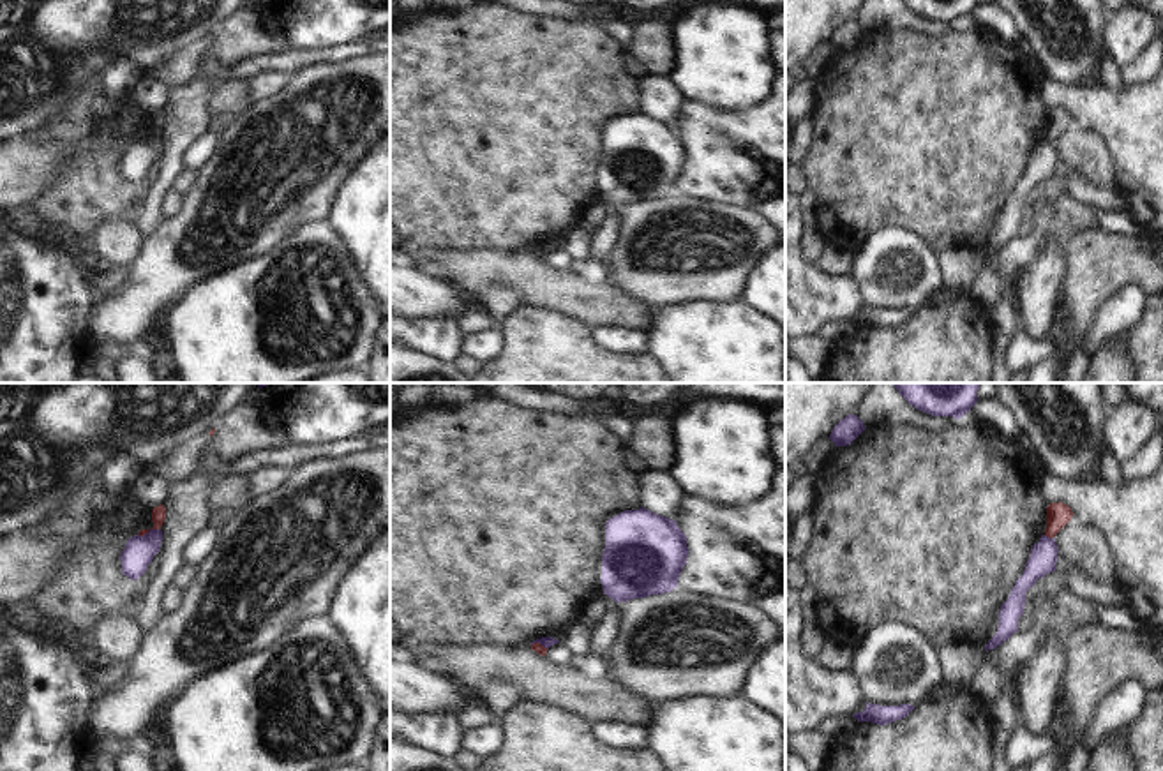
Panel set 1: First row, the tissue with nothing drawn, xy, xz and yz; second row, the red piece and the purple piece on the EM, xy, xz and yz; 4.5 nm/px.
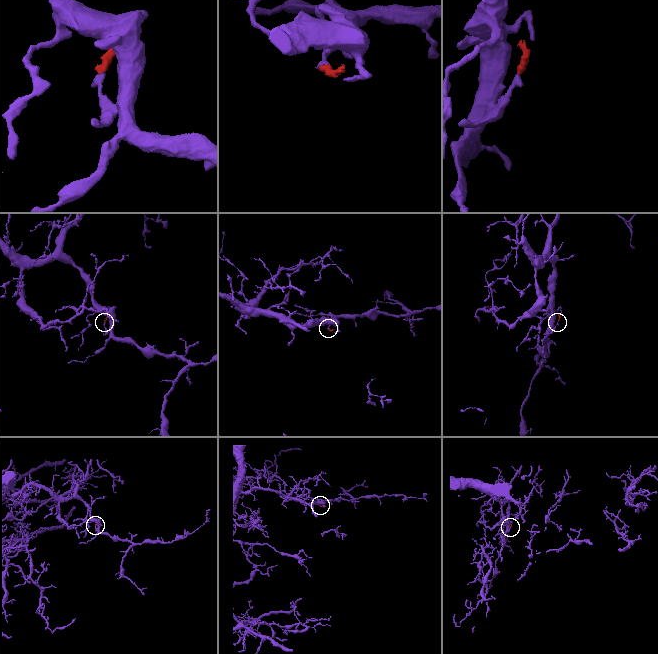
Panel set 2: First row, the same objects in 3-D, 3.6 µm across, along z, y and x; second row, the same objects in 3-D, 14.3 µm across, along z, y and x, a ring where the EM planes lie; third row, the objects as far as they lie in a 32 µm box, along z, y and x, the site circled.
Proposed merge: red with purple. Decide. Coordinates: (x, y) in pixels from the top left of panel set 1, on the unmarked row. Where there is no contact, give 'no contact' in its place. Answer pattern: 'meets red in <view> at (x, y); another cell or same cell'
meets red in yz at (1049, 142); another cell

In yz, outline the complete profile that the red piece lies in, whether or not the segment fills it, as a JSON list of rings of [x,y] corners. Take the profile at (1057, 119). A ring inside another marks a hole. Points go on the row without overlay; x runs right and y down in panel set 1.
[[[1050,108],[1047,111],[1047,134],[1045,141],[1054,143],[1073,122],[1073,116],[1064,108]]]

